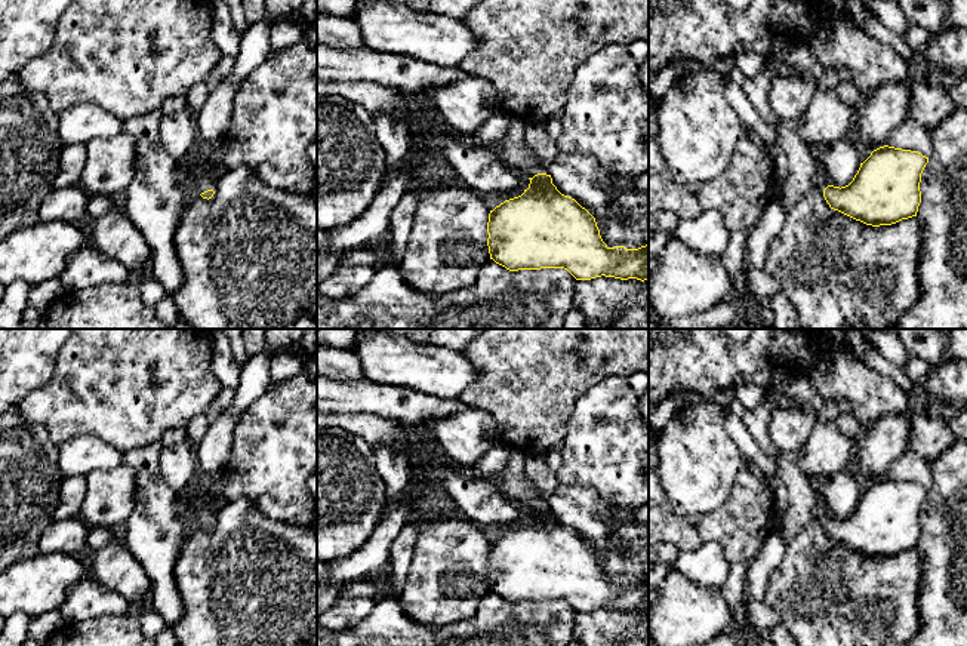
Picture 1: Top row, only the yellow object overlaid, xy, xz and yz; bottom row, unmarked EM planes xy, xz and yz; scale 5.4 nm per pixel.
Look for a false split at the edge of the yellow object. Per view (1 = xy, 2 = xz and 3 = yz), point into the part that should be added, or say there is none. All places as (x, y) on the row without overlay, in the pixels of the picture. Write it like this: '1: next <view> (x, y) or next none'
1: next xy (196, 511)
2: next xz (516, 485)
3: next yz (819, 511)

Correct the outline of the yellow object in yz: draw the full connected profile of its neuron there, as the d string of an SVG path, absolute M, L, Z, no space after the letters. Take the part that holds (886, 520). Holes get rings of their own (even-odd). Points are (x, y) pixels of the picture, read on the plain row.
M880 479L860 495L853 513L834 519L817 487L819 502L813 508L831 541L866 557L891 557L917 548L921 535L921 505L928 489L918 483Z

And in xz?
M509 449L508 465L499 473L505 498L530 511L529 520L518 529L505 532L489 545L487 578L490 591L509 603L564 600L576 612L615 609L620 612L649 610L649 576L638 581L609 579L597 559L595 550L575 530L561 526L552 516L549 504L539 495L524 471L526 456Z

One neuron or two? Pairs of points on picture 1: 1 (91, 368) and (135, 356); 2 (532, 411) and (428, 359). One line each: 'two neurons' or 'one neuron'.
1: one neuron
2: two neurons

